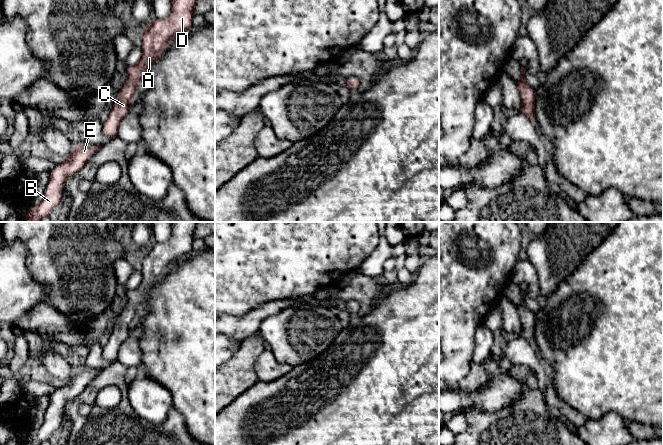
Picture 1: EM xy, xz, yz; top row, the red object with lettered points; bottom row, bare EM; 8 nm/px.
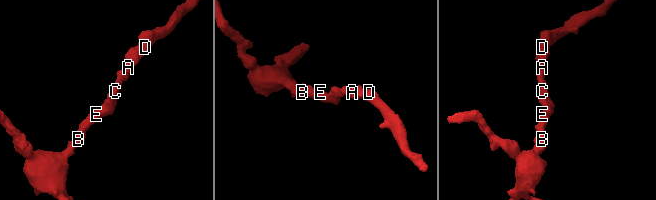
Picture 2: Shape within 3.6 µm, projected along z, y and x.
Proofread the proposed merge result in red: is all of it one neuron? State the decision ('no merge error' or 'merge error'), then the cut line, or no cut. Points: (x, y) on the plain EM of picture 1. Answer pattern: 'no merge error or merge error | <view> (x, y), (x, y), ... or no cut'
no merge error | no cut

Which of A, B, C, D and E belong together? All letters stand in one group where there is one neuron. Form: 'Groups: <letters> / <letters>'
Groups: A B C D E

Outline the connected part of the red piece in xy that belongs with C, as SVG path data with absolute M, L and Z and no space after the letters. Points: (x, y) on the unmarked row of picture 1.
M170 222L172 234L169 241L153 241L142 254L143 279L137 288L126 292L127 304L119 314L108 342L102 349L102 357L112 363L118 359L120 345L129 337L129 329L135 323L138 308L145 308L150 290L163 278L172 264L183 255L193 252L192 243L198 222Z

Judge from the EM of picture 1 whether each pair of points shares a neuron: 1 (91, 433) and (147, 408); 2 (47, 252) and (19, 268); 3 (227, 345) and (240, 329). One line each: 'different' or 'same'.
1: different
2: different
3: different

